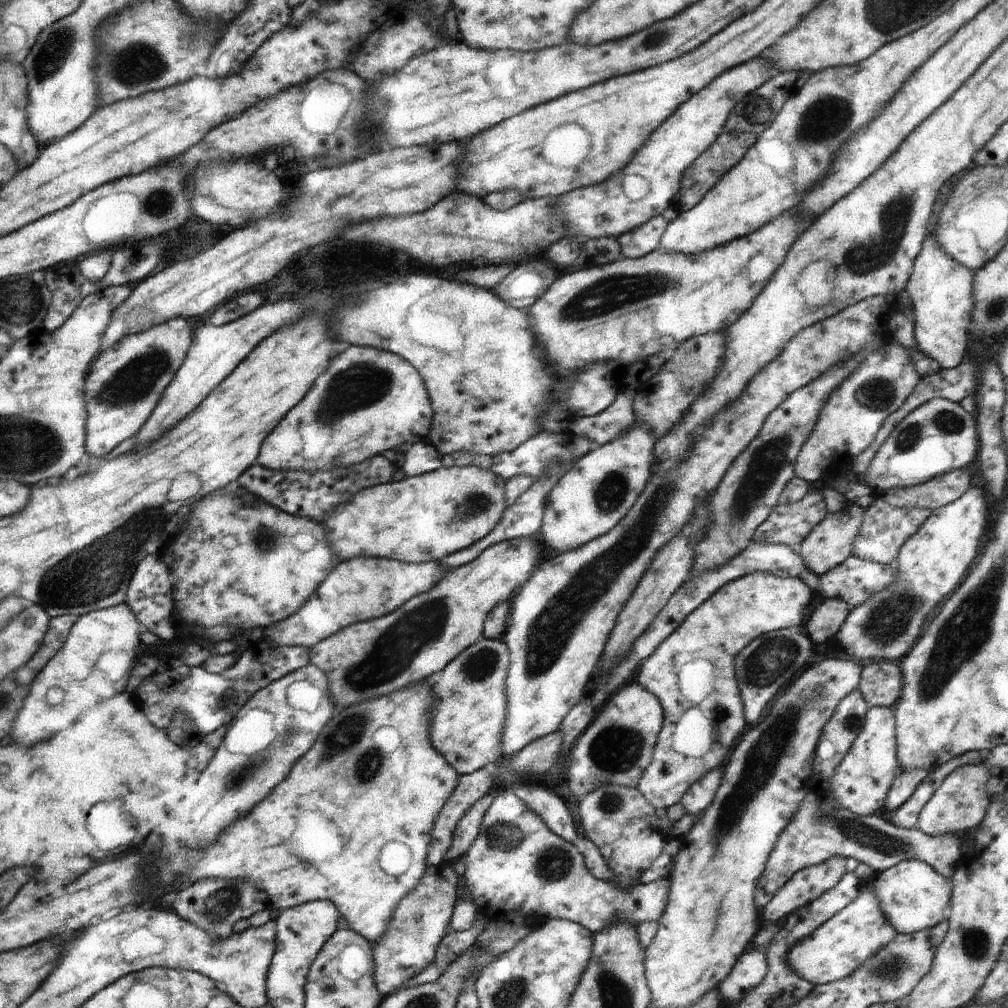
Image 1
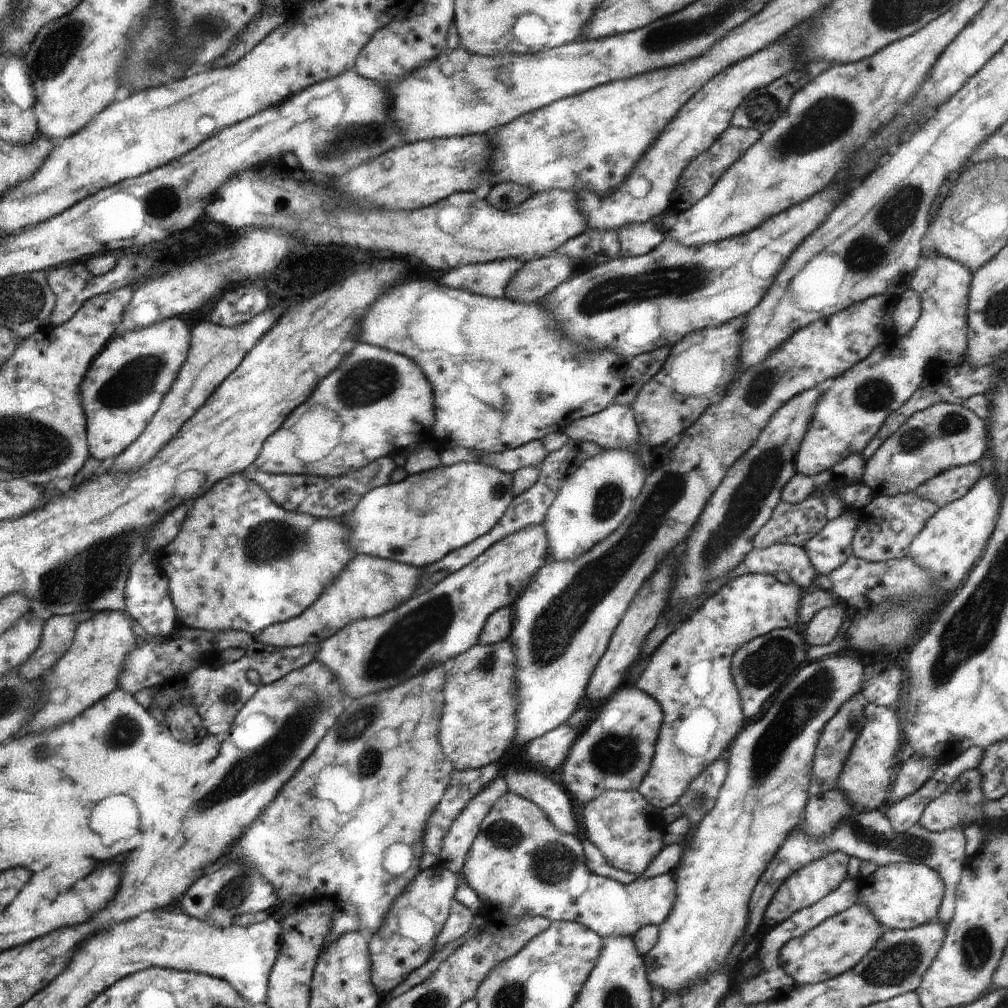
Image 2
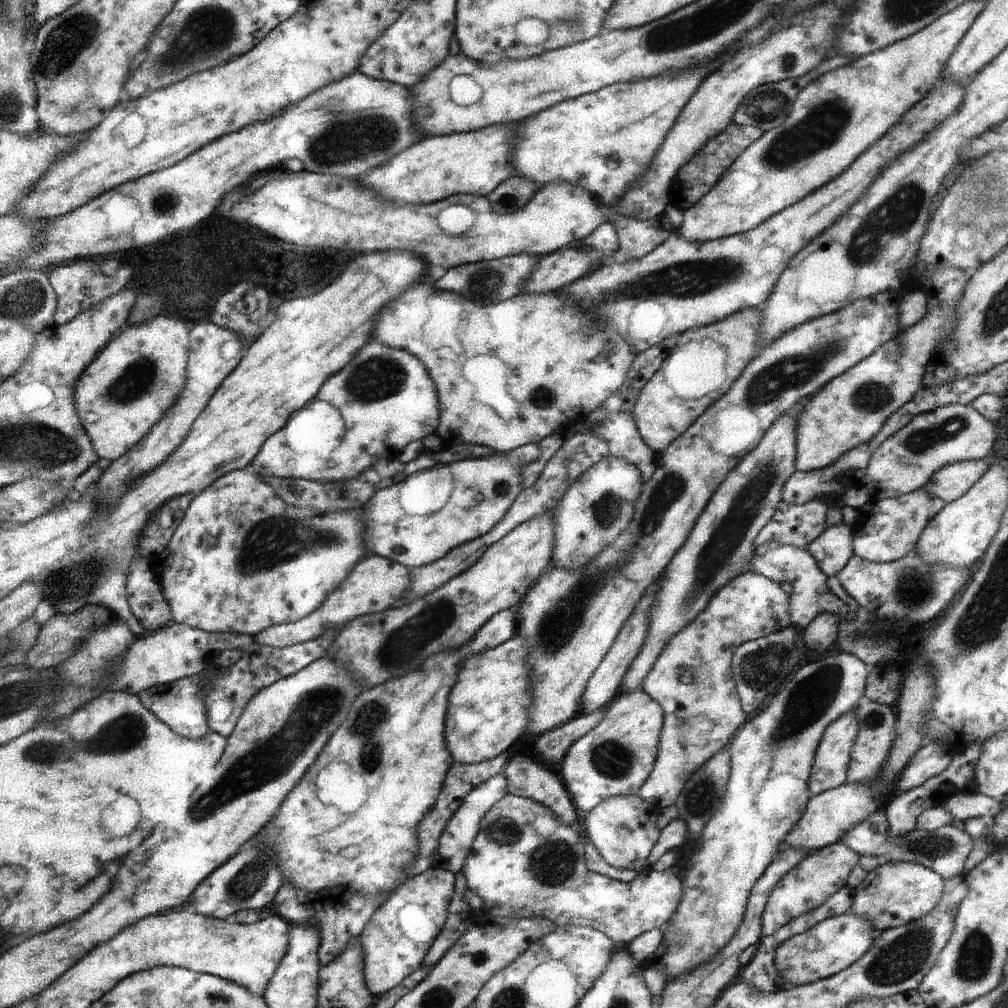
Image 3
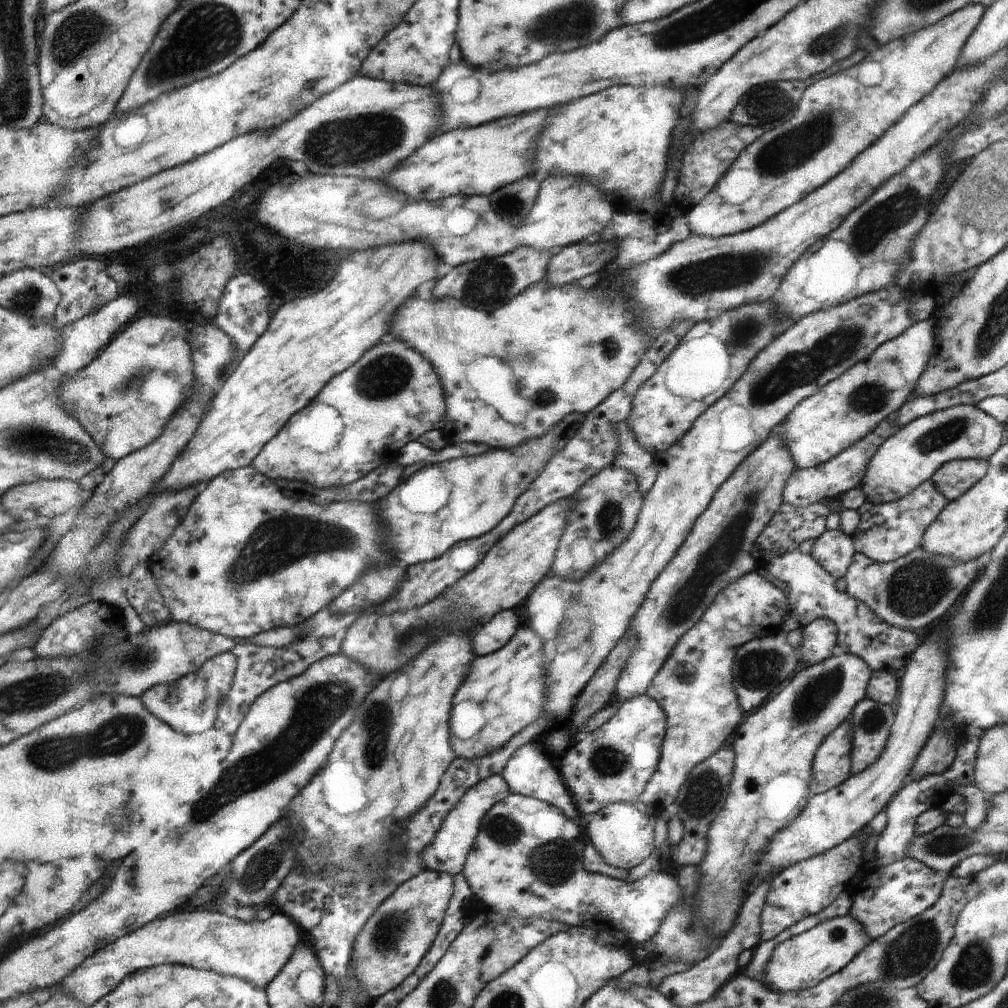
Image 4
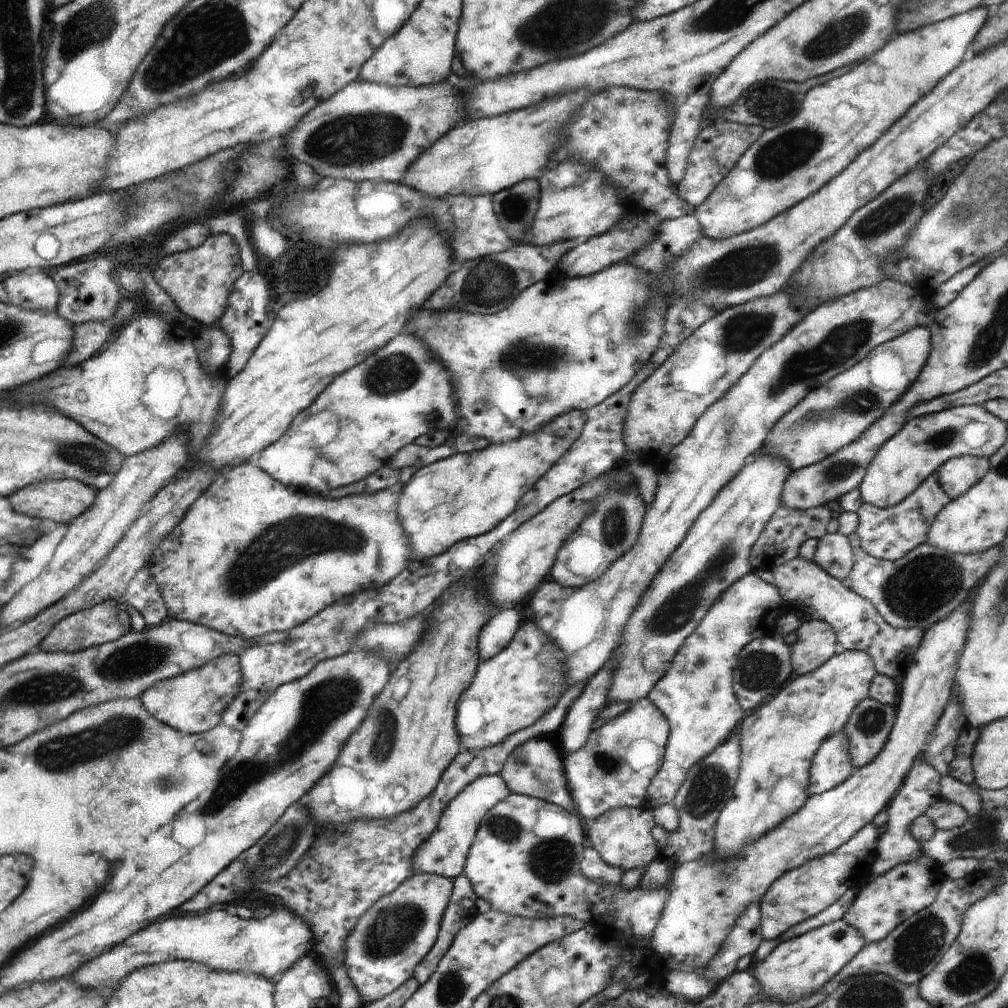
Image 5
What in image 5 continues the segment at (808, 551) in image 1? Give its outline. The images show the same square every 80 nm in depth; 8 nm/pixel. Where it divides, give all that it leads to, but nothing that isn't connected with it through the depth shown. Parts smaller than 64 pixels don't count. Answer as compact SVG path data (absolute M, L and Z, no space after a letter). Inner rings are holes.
M826 534L819 539L813 562L818 564L829 576L843 581L849 577L854 567L854 546L842 534Z

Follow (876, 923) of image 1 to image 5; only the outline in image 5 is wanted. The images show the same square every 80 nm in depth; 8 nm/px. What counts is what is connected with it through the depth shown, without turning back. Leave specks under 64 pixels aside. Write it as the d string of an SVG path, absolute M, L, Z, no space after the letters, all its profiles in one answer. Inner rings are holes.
M843 919L836 920L801 936L778 941L772 953L764 961L753 963L750 971L756 981L760 982L764 1001L794 1003L825 986L866 945L860 930L848 926Z

